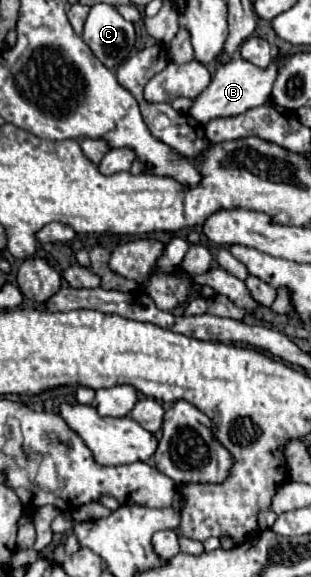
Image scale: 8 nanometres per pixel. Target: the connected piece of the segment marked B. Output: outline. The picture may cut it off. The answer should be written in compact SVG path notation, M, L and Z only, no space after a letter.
M244 59L228 61L218 67L216 75L212 77L212 83L192 101L188 115L202 125L210 123L212 119L218 119L218 117L242 115L252 107L260 107L260 105L268 103L274 79L276 79L276 61L272 61L272 65L268 69L260 69Z

